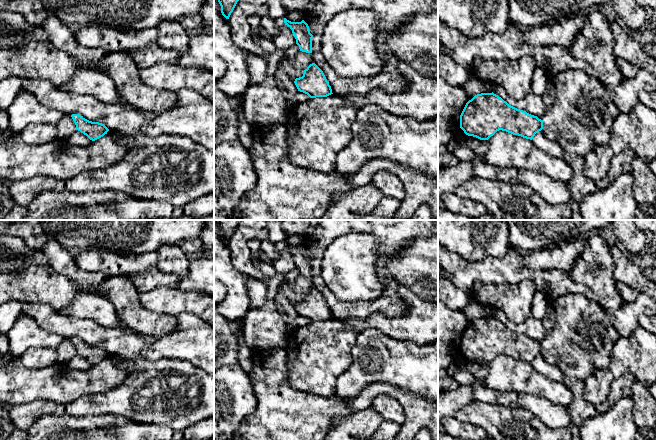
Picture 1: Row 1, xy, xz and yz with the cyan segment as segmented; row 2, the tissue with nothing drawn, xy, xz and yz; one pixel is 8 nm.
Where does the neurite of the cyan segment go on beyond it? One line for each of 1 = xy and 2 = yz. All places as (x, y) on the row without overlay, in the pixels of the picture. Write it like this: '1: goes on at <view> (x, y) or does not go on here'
1: does not go on here
2: does not go on here

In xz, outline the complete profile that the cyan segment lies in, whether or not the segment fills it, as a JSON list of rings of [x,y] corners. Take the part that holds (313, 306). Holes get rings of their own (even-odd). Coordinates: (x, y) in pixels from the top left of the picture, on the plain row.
[[[310,288],[302,301],[294,305],[298,315],[307,318],[310,322],[327,321],[332,317],[331,310],[323,295],[315,288]]]

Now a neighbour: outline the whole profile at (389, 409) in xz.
[[[379,395],[372,402],[373,408],[385,421],[392,421],[401,425],[405,421],[405,413],[402,406],[387,395]]]

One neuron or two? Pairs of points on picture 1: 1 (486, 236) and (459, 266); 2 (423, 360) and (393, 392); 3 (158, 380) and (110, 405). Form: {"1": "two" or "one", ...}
{"1": "two", "2": "two", "3": "one"}

